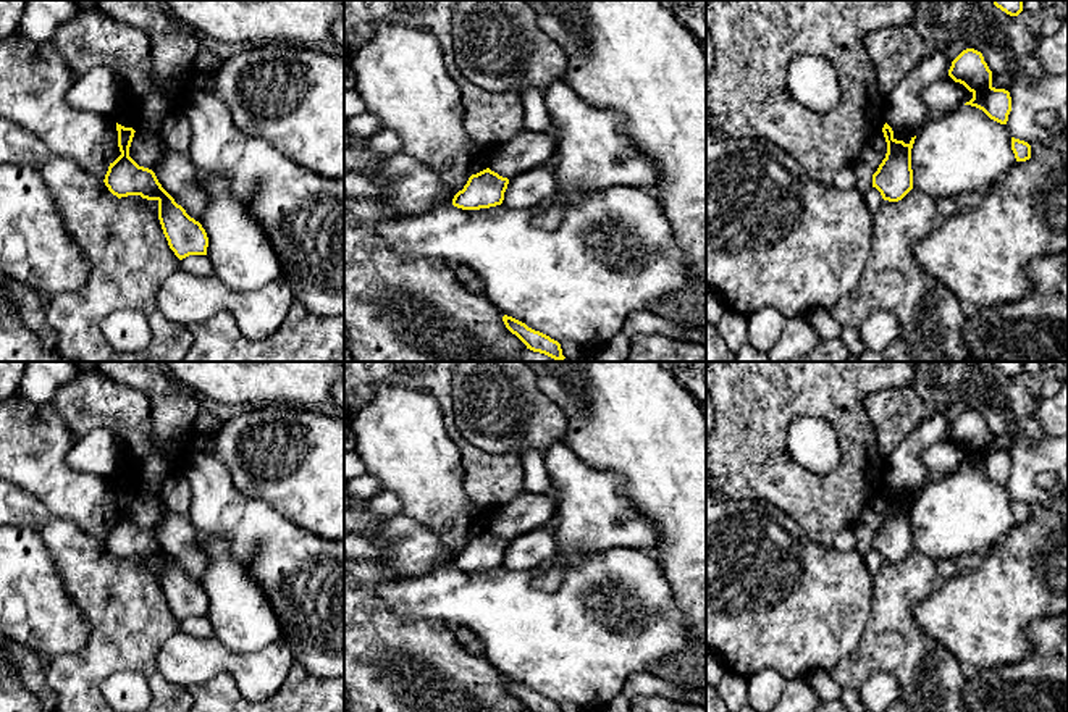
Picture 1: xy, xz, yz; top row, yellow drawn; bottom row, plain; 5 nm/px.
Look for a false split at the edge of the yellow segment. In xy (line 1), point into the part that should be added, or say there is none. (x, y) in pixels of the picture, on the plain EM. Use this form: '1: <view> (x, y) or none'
1: none

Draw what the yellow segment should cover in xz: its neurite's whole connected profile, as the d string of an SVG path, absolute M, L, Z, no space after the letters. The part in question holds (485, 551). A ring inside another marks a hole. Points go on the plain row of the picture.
M486 530L469 539L464 551L454 557L452 567L462 572L480 572L501 567L507 546L507 539Z

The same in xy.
M118 484L116 492L121 517L110 525L105 536L103 544L108 552L118 560L141 557L147 562L157 562L163 596L179 622L189 617L207 617L208 599L202 586L174 563L152 531L139 528L129 518L129 509L136 492Z

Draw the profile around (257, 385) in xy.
M166 362L165 368L200 399L254 410L275 404L320 410L336 381L344 378L341 362Z

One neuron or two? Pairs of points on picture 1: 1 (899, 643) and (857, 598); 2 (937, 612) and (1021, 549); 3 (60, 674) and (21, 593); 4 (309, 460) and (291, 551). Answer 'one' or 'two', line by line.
1: two
2: one
3: two
4: two

